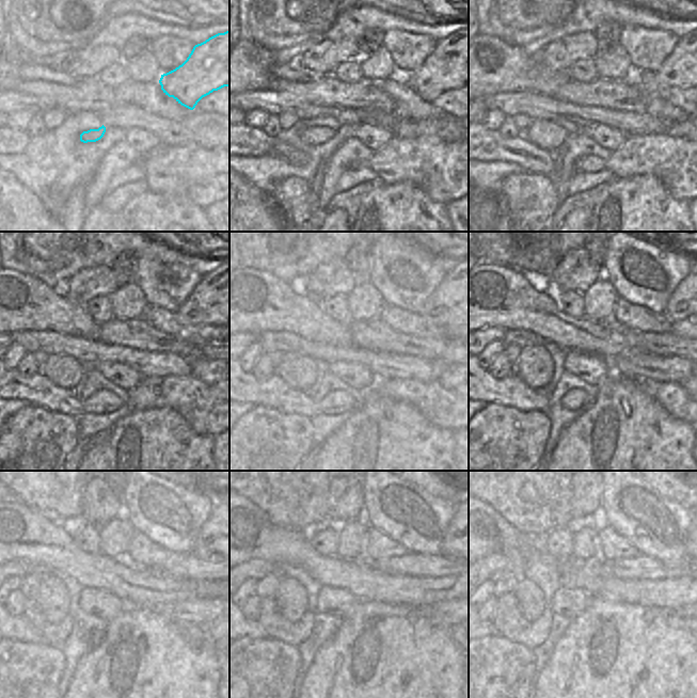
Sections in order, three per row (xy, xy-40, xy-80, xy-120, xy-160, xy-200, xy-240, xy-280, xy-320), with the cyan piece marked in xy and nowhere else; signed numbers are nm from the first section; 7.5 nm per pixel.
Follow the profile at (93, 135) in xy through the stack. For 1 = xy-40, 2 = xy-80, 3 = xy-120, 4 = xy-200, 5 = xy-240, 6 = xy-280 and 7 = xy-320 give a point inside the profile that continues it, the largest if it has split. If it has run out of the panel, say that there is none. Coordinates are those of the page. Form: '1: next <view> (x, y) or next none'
1: next xy-40 (312, 136)
2: next xy-80 (547, 135)
3: next xy-120 (66, 371)
4: next xy-200 (535, 367)
5: next xy-240 (52, 600)
6: next xy-280 (290, 598)
7: next xy-320 (529, 597)

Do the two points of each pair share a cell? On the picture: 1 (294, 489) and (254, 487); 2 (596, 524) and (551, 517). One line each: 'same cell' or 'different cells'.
1: same cell
2: different cells

